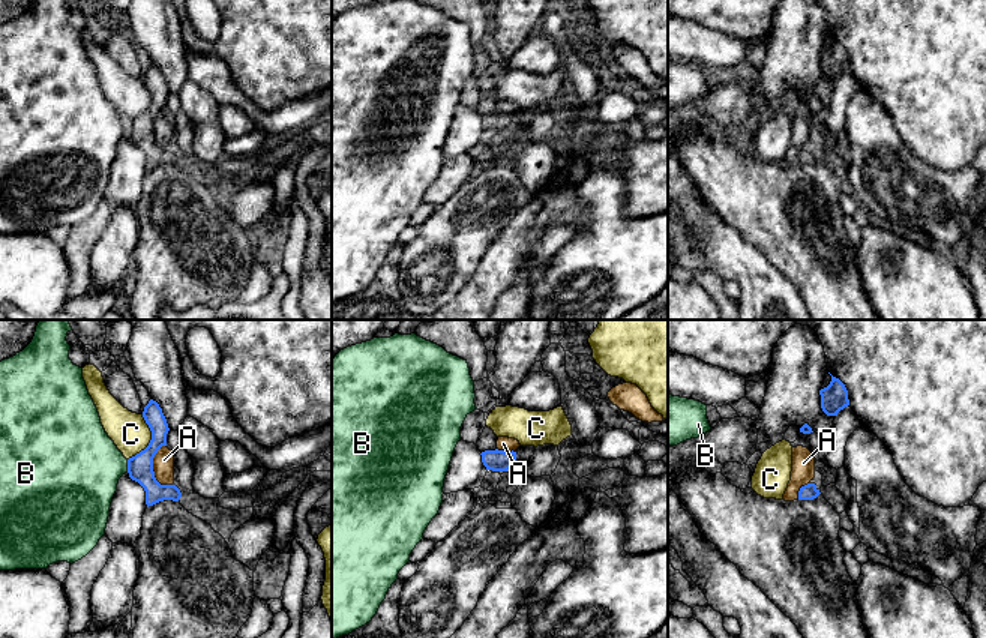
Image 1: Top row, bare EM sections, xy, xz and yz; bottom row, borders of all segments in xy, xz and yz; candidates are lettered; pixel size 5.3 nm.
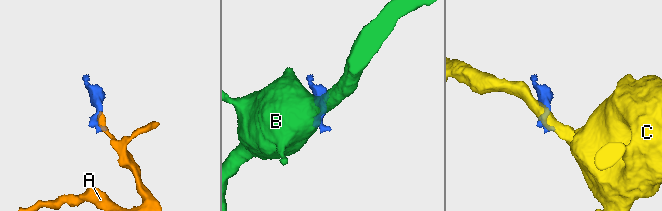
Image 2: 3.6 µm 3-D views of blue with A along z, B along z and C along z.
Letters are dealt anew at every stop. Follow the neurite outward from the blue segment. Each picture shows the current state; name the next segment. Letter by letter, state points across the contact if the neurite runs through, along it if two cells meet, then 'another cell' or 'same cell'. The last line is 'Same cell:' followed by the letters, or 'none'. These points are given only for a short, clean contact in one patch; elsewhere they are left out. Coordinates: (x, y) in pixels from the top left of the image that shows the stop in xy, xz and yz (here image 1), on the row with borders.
A: border along xy (165, 445), (153, 458), (153, 476), (161, 484), (173, 485); another cell
B: border along xy (126, 460), (128, 470); another cell
C: border along xy (143, 415), (150, 431), (150, 442), (128, 460); another cell
Same cell: none

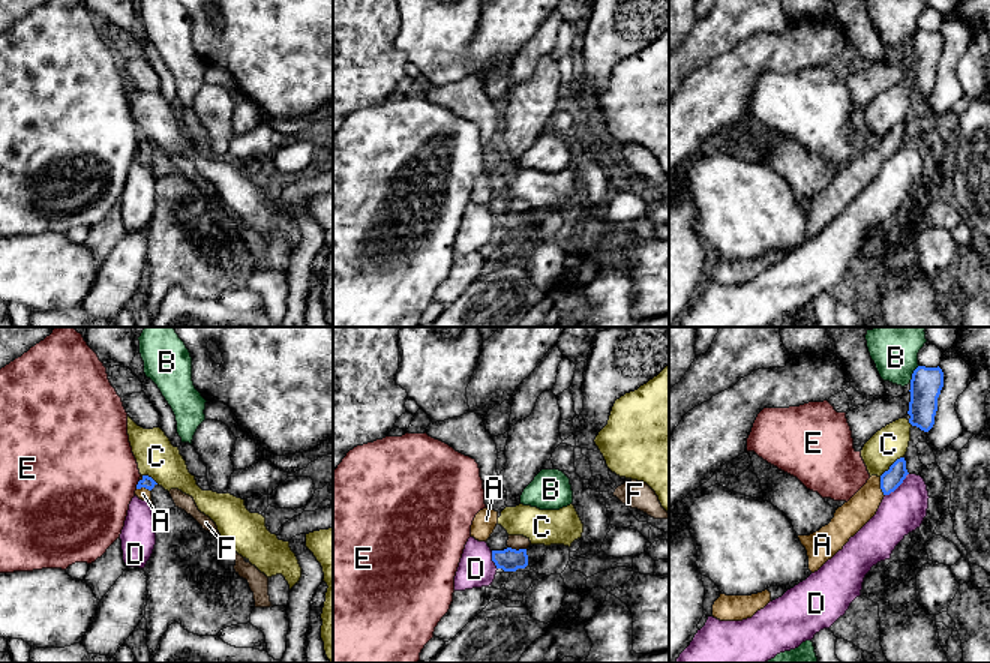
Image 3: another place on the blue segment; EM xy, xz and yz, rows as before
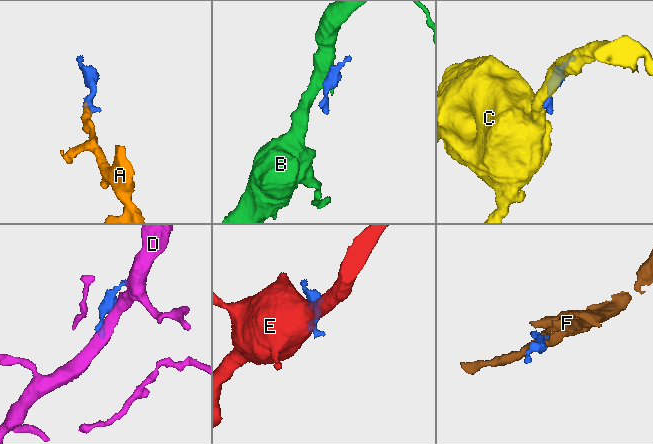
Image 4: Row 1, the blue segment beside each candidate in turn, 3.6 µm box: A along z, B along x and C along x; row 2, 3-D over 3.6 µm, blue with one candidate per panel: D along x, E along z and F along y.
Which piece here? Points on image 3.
A: runs through yz (890, 480), (881, 486), (848, 519); same cell
B: border along yz (918, 365), (909, 383); another cell
C: border along yz (903, 456), (879, 476); another cell
D: border along yz (908, 473), (885, 495); another cell
E: border along xy (140, 480), (135, 488); another cell
F: border along xz (509, 546), (525, 549); another cell
Same cell: A

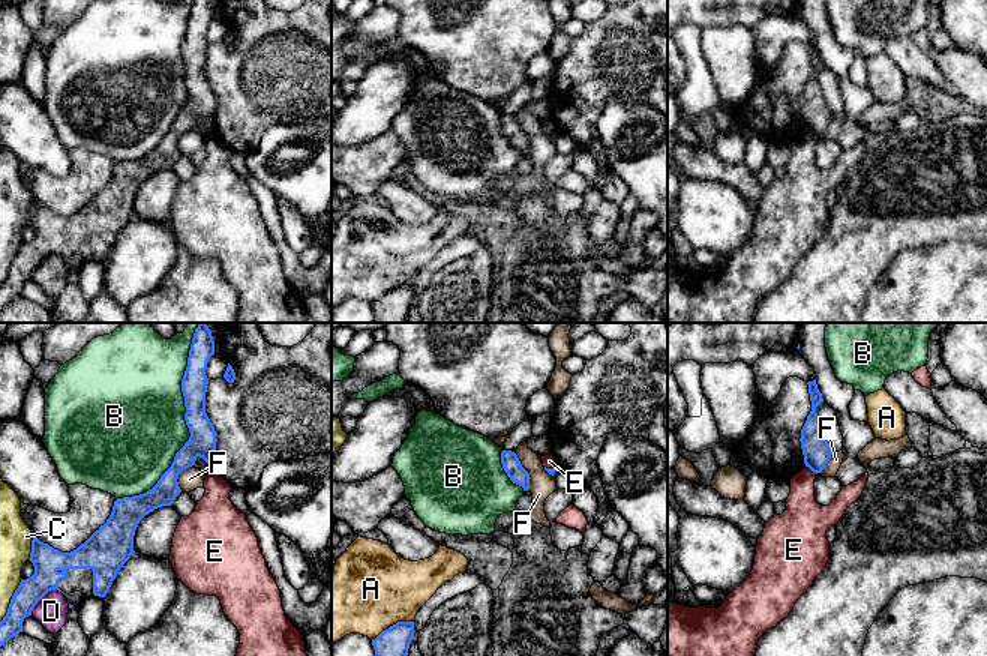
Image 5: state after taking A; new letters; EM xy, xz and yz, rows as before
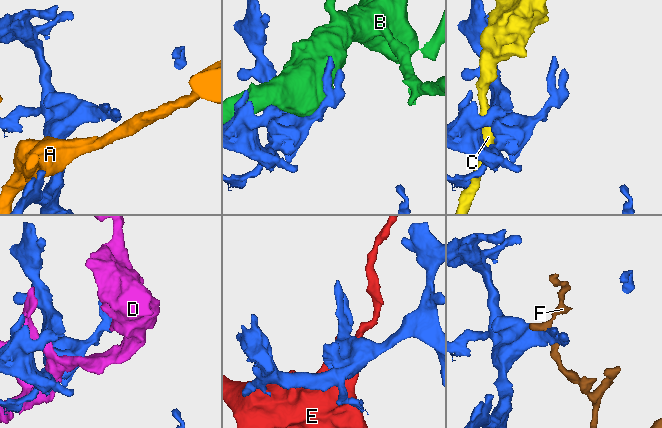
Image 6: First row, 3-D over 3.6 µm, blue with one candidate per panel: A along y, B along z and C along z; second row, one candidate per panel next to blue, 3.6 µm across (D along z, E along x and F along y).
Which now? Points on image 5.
A: another cell
B: another cell
C: another cell
D: another cell
E: border along yz (806, 466), (816, 473); another cell
F: another cell
Same cell: none

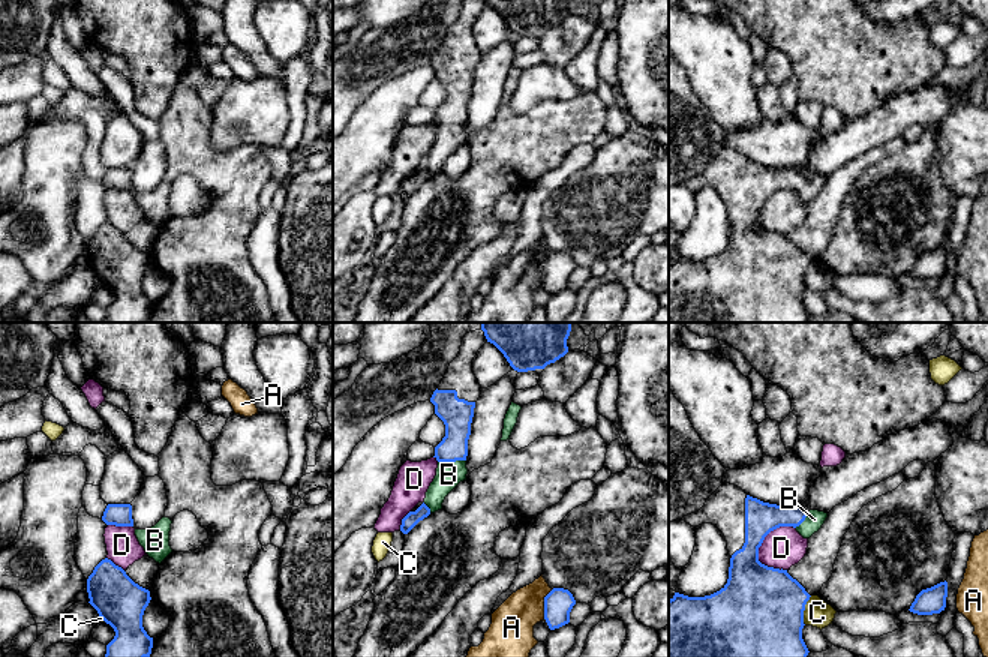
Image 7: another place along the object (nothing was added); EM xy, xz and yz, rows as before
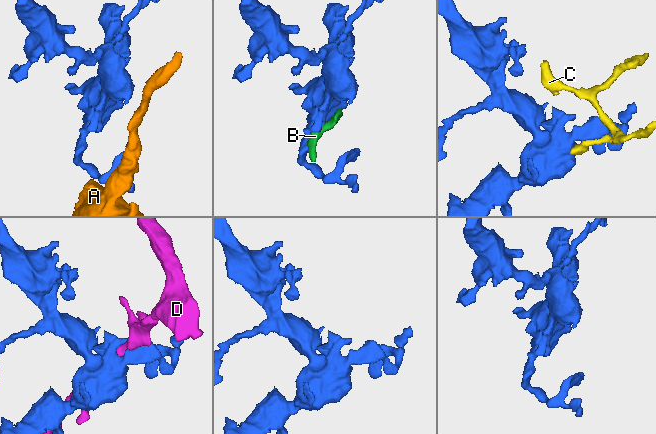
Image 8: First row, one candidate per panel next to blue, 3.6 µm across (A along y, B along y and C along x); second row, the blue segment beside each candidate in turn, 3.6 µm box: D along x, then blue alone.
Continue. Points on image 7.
A: border along xz (552, 590), (544, 597), (544, 620); another cell
B: same cell
C: another cell
D: another cell
Same cell: B

